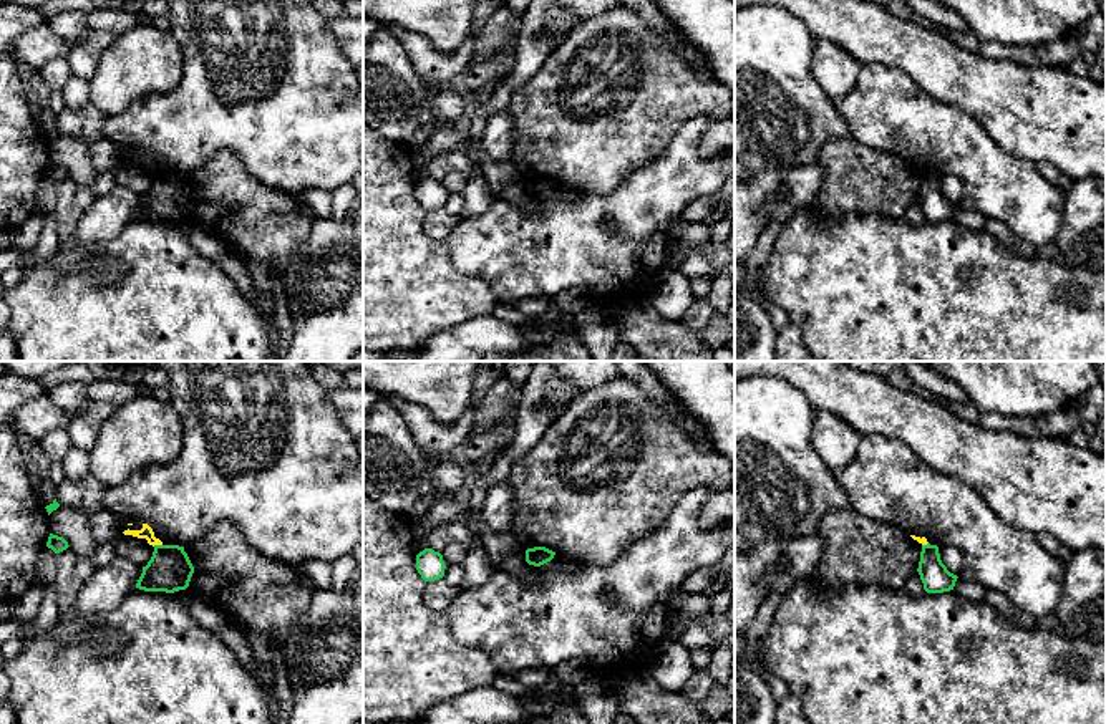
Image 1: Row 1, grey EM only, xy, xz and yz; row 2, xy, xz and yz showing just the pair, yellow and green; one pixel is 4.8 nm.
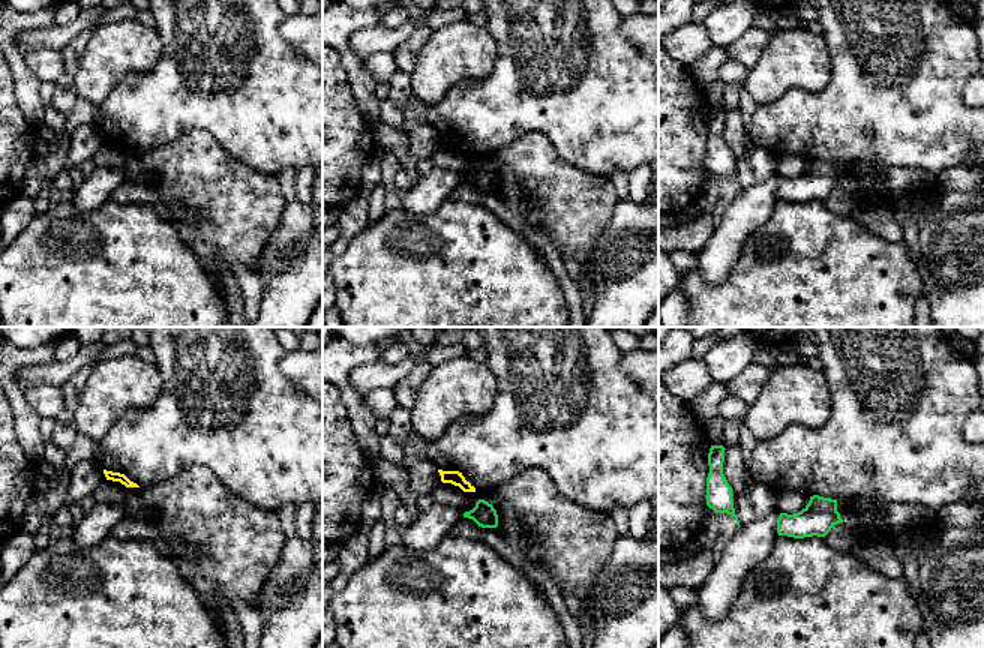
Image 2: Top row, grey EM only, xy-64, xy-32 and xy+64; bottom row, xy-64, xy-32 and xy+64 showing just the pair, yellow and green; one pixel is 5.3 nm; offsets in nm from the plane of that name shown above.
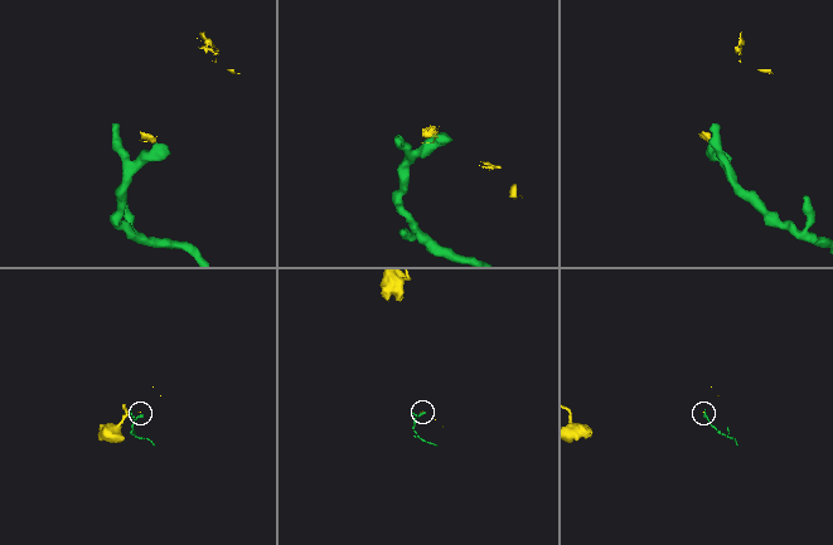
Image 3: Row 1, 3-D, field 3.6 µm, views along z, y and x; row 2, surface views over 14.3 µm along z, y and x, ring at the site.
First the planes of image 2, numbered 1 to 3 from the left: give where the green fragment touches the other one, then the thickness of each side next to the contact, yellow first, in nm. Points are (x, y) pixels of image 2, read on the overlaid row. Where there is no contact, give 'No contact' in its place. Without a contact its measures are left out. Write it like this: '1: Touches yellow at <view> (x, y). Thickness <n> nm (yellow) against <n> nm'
1: No contact
2: No contact
3: No contact

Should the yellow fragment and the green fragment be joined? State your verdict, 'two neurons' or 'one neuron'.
two neurons

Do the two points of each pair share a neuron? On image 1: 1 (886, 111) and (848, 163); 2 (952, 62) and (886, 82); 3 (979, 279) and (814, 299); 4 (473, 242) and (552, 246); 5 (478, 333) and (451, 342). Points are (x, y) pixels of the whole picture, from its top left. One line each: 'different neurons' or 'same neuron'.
1: different neurons
2: different neurons
3: same neuron
4: same neuron
5: same neuron

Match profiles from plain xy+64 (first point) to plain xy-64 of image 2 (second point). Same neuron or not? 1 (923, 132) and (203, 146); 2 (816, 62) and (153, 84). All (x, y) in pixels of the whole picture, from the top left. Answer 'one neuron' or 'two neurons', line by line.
1: two neurons
2: two neurons

